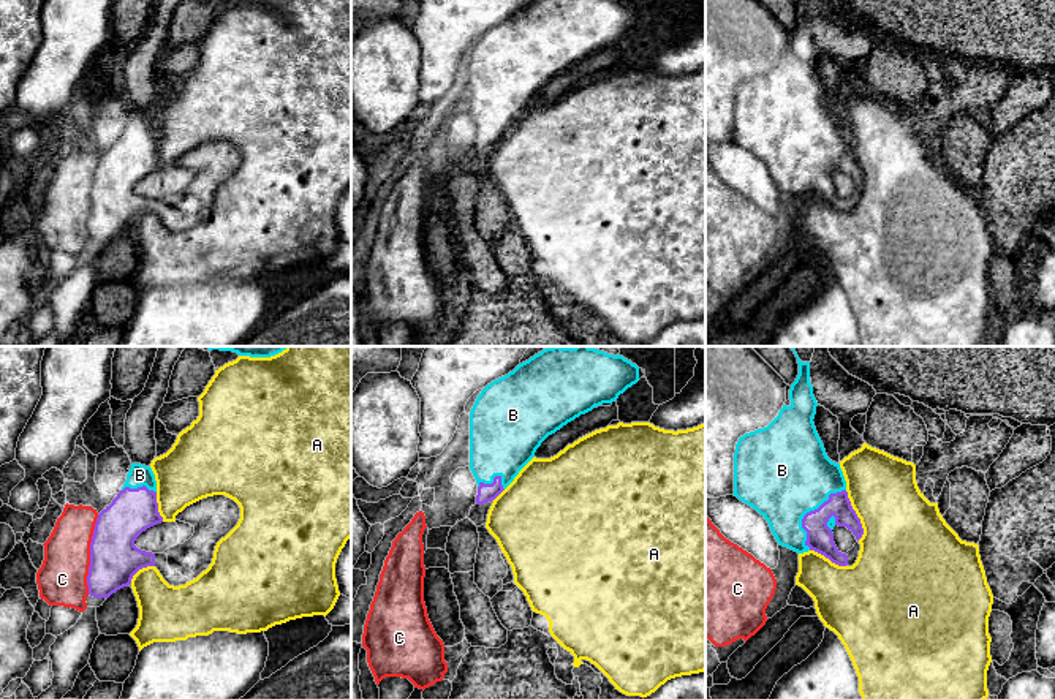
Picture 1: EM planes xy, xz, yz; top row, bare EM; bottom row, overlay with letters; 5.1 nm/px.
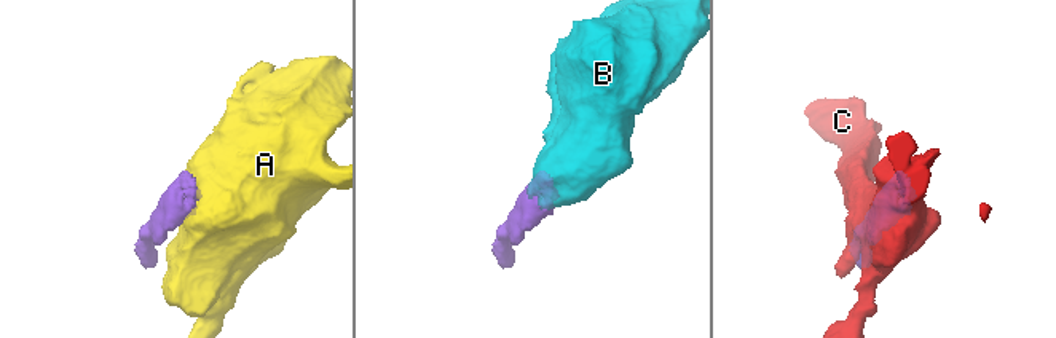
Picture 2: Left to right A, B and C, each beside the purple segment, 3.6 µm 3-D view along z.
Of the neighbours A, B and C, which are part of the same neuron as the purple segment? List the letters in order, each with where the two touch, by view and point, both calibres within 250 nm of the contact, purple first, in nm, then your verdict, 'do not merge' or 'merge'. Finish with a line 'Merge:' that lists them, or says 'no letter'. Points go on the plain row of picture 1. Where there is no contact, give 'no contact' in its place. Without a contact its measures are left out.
A: meets purple in yz at (856, 162); 140 nm thick on the purple side, 400 nm on the other; do not merge
B: meets purple in yz at (810, 157); 140 nm thick on the purple side, 480 nm on the other; merge
C: meets purple in xy at (90, 200); 260 nm thick on the purple side, 260 nm on the other; do not merge
Merge: B

